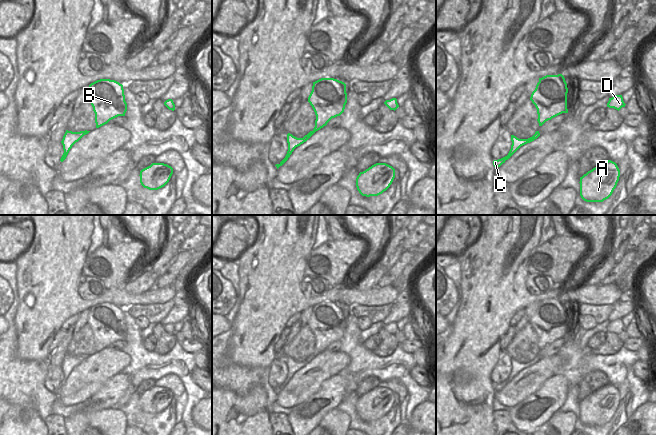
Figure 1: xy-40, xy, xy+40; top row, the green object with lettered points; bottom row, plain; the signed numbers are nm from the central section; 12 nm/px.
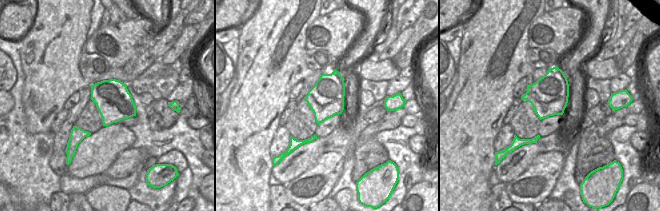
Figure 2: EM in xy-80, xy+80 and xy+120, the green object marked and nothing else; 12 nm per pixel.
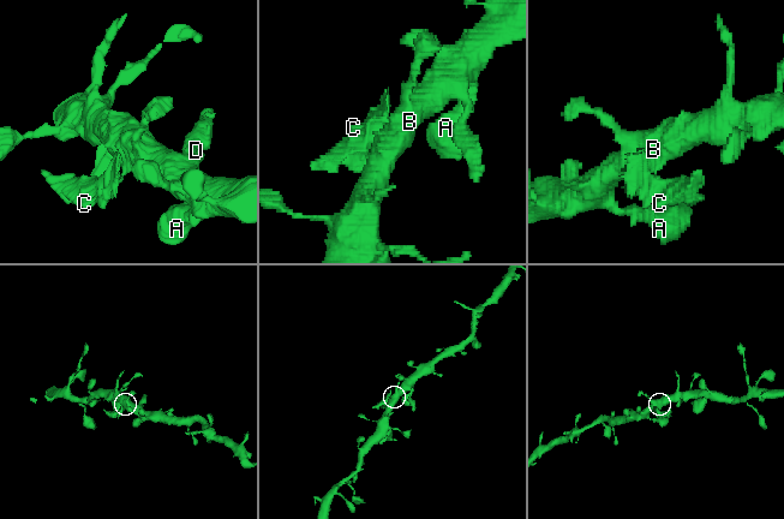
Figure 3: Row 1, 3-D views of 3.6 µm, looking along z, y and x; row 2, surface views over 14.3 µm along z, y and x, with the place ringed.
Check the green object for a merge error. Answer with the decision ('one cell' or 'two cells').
one cell

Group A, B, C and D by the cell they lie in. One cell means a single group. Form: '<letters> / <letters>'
A B C D

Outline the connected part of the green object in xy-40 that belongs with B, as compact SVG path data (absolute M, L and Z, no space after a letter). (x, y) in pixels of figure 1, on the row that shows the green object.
M100 79L91 83L88 100L95 113L96 128L118 116L125 116L127 111L123 85L115 80Z

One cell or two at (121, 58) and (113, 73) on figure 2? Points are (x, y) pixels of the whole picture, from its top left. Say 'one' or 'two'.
two

